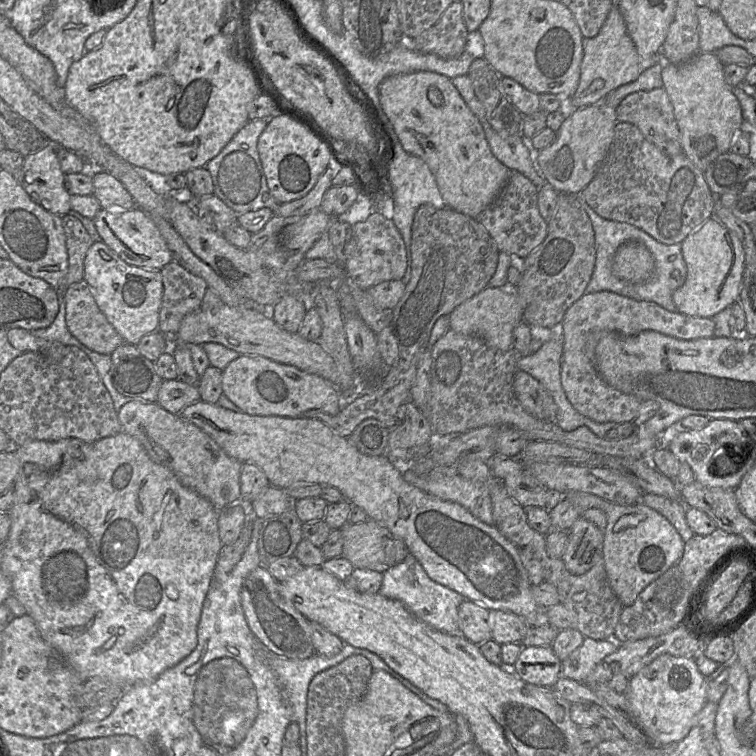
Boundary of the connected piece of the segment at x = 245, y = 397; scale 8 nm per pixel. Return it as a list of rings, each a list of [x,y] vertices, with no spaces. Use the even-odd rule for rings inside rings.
[[[239,355],[222,370],[222,394],[248,415],[299,417],[310,410],[335,415],[343,406],[340,391],[323,377],[259,355]]]

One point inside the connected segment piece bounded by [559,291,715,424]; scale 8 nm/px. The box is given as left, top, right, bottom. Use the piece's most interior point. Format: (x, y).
(587, 320)

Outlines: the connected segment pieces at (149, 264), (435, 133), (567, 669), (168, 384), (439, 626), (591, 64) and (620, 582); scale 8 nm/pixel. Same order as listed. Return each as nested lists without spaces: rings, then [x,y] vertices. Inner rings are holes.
[[[138,207],[128,210],[106,210],[101,208],[92,221],[100,240],[129,265],[150,270],[161,270],[163,266],[173,260],[158,227],[151,217]]]
[[[431,71],[389,76],[379,85],[379,101],[403,149],[420,157],[428,165],[446,205],[445,208],[451,208],[475,219],[494,202],[507,182],[511,170],[491,152],[481,123],[450,78]]]
[[[585,637],[581,646],[562,661],[561,676],[584,683],[594,668],[618,648],[619,644],[614,639],[595,640]]]
[[[176,378],[162,381],[156,403],[172,414],[180,414],[186,406],[198,400],[198,386],[186,384]]]
[[[410,553],[402,562],[383,572],[383,581],[378,593],[402,602],[416,618],[434,629],[452,635],[461,634],[458,608],[465,598],[460,593],[433,581]]]
[[[614,4],[599,33],[593,38],[584,37],[578,87],[565,101],[566,105],[570,109],[579,109],[604,102],[616,109],[621,101],[631,93],[663,87],[664,63],[660,52],[648,58],[638,53],[627,32],[623,16],[618,6]]]
[[[569,492],[562,497],[581,512],[597,508],[605,513],[602,557],[609,584],[623,606],[632,605],[646,586],[676,565],[683,556],[685,542],[675,527],[641,502],[623,506],[584,492]]]

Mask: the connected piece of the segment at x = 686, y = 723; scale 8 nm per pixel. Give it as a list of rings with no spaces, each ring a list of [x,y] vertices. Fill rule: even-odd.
[[[663,654],[654,659],[649,665],[641,669],[637,674],[629,680],[629,687],[626,693],[630,704],[630,719],[643,731],[648,740],[651,742],[652,746],[668,746],[672,743],[682,740],[688,732],[691,730],[696,722],[697,715],[707,702],[706,699],[706,688],[707,688],[707,678],[702,675],[699,671],[695,659],[685,658],[679,656],[672,656],[669,654]]]

